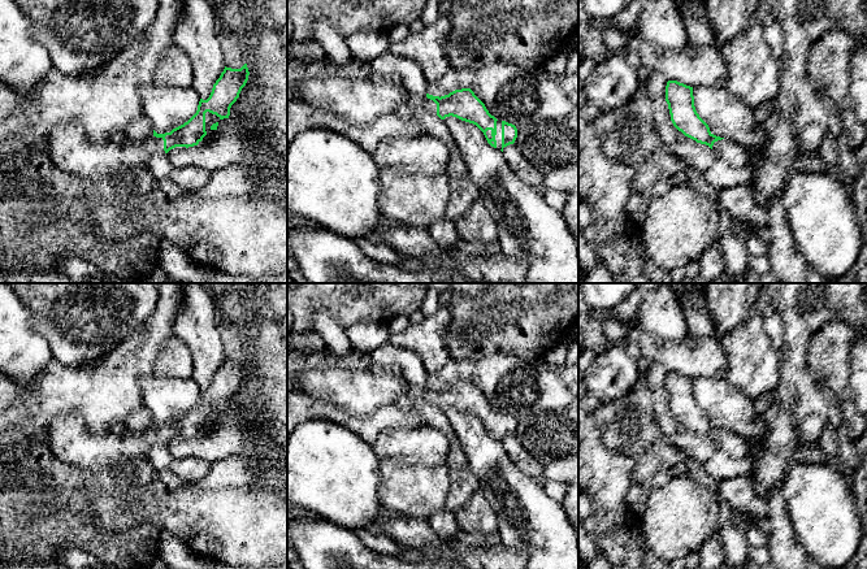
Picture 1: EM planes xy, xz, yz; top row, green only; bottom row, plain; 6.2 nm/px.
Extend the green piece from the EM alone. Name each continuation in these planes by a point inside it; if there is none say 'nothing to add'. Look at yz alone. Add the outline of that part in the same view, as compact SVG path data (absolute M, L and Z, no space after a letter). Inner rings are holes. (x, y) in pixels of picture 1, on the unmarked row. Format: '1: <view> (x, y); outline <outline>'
1: yz (735, 446); outline M721 430L714 434L712 442L718 449L732 459L742 459L753 449L751 442L731 430Z

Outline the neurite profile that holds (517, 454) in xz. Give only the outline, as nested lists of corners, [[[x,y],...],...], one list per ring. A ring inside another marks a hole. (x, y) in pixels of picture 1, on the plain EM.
[[[510,435],[503,439],[503,447],[506,448],[510,459],[533,481],[542,485],[545,482],[543,475],[539,472],[538,464],[528,449],[525,449],[515,435]]]

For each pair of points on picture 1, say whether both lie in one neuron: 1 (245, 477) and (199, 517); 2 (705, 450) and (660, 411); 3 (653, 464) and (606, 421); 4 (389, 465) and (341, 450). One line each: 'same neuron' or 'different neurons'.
1: different neurons
2: same neuron
3: same neuron
4: different neurons

